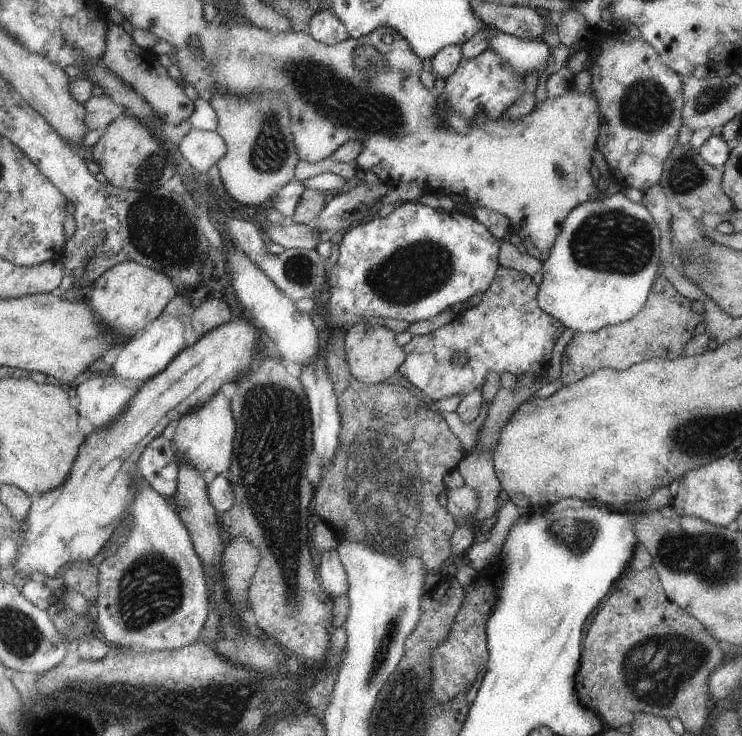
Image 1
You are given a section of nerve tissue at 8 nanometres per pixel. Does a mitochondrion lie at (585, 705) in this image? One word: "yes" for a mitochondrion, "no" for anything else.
no

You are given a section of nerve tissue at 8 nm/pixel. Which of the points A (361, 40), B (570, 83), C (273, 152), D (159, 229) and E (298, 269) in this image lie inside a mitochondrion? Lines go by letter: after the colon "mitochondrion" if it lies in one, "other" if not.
A: other
B: other
C: mitochondrion
D: mitochondrion
E: mitochondrion

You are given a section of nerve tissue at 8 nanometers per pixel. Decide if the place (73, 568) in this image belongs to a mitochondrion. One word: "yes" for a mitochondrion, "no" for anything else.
no

